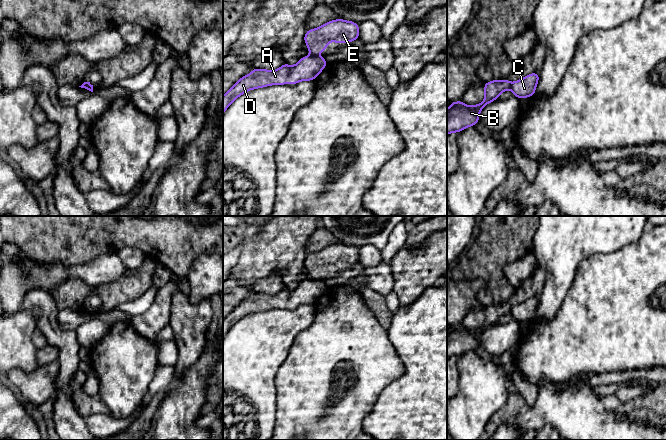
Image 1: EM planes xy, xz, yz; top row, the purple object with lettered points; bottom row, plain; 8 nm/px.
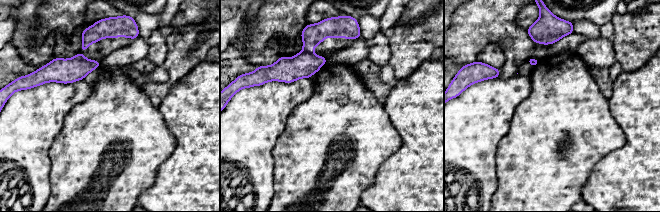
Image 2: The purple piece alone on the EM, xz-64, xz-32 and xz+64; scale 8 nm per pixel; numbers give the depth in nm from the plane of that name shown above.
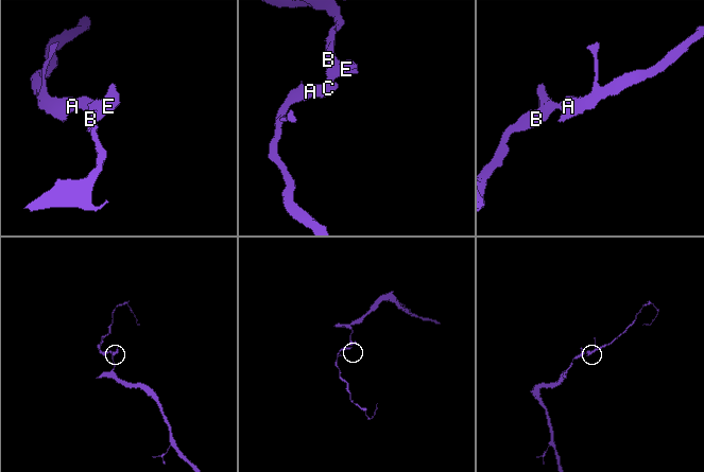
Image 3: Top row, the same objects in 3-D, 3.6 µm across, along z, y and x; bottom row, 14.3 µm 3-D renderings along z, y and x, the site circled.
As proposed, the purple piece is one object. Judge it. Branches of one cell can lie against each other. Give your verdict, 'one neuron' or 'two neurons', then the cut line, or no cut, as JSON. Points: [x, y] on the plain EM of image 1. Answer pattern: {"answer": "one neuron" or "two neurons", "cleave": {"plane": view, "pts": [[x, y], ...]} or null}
{"answer": "two neurons", "cleave": {"plane": "xz", "pts": [[311, 279], [316, 280]]}}

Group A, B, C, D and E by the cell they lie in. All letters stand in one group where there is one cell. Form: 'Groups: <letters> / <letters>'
Groups: A C D / B E

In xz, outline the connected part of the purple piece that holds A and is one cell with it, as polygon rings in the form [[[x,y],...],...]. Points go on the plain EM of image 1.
[[[306,280],[300,282],[294,290],[284,287],[274,295],[254,292],[250,298],[240,302],[223,320],[223,338],[230,328],[246,315],[269,309],[284,309],[288,306],[295,309],[300,305],[313,305],[327,288],[324,281]]]

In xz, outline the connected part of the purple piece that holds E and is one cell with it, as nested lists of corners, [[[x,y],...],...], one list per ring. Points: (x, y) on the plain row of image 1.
[[[336,243],[328,245],[321,251],[307,254],[304,265],[311,280],[316,281],[318,277],[327,273],[330,265],[339,268],[359,263],[359,248],[352,245]]]

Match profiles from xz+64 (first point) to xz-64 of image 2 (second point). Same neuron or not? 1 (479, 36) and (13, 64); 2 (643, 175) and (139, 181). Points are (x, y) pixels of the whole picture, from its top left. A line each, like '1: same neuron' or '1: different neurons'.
1: different neurons
2: different neurons

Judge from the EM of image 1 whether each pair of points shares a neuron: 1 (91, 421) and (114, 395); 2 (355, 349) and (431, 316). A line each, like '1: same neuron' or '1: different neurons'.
1: different neurons
2: different neurons

